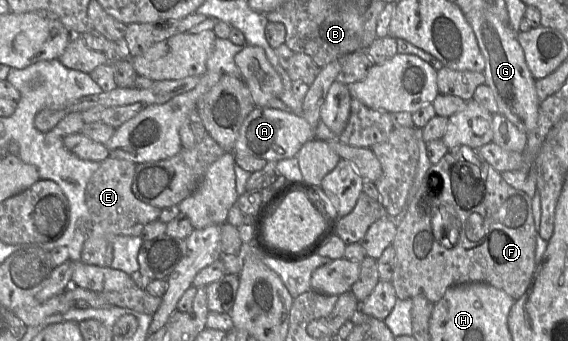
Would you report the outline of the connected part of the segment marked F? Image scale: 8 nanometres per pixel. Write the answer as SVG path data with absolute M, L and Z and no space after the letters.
M467 146L449 149L443 158L437 164L433 164L427 171L409 206L405 218L397 226L396 235L392 243L396 252L395 267L392 277L392 284L395 289L396 296L398 299L404 300L412 299L417 295L423 295L432 303L436 303L443 297L447 289L452 286L471 282L483 282L503 290L513 299L517 300L529 289L539 264L539 262L536 262L535 260L537 234L538 231L534 223L532 210L532 198L530 196L509 185L502 178L500 172L481 158L477 154L476 150Z

